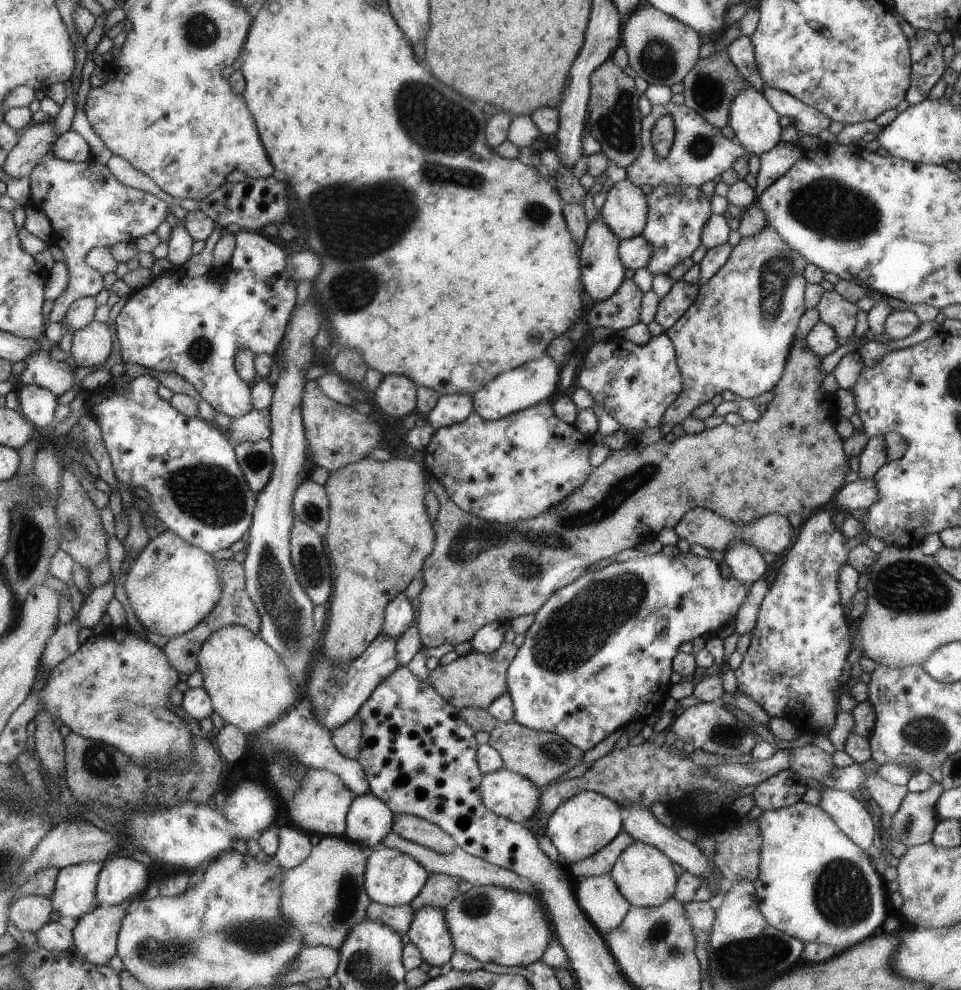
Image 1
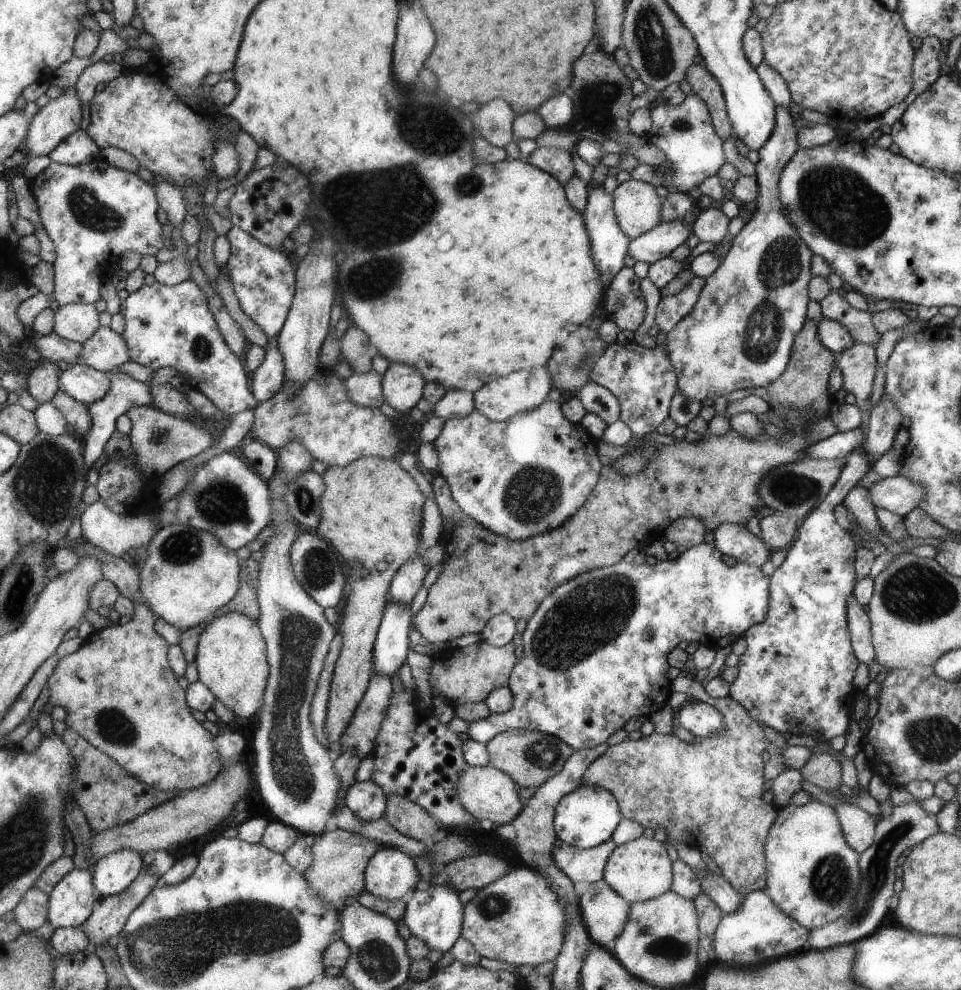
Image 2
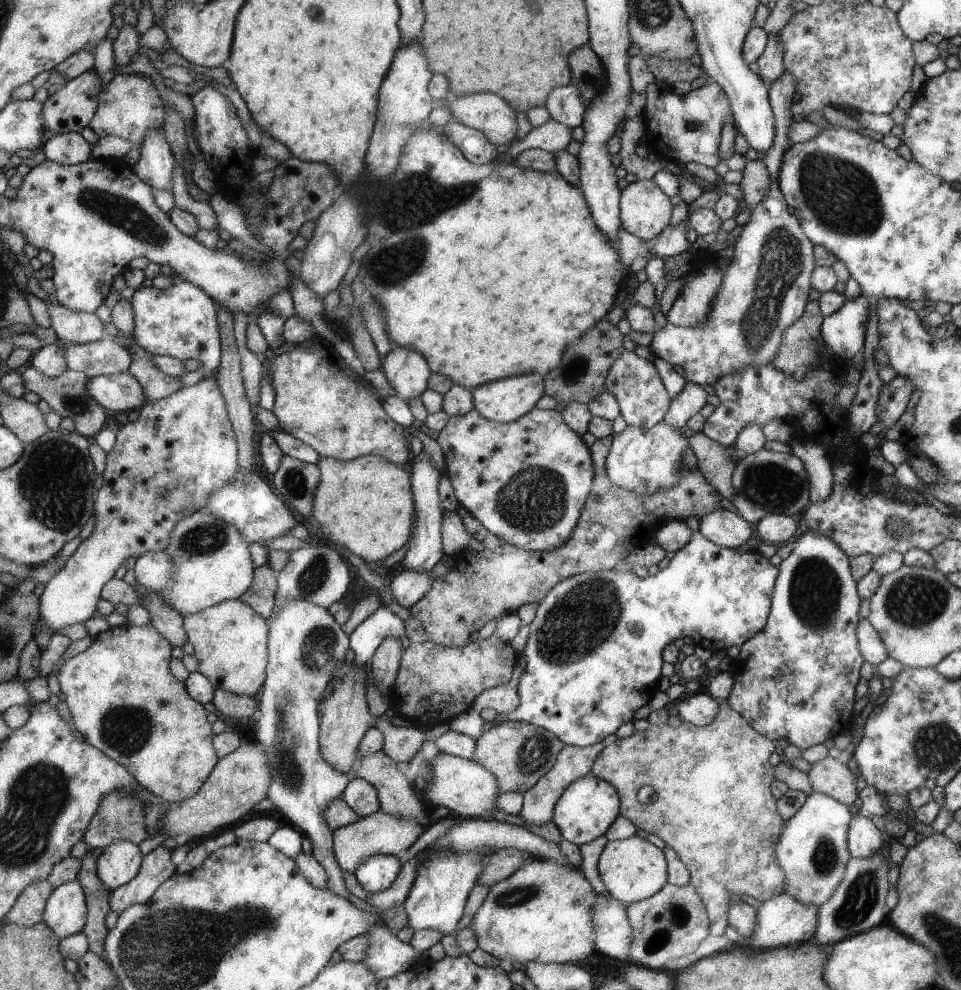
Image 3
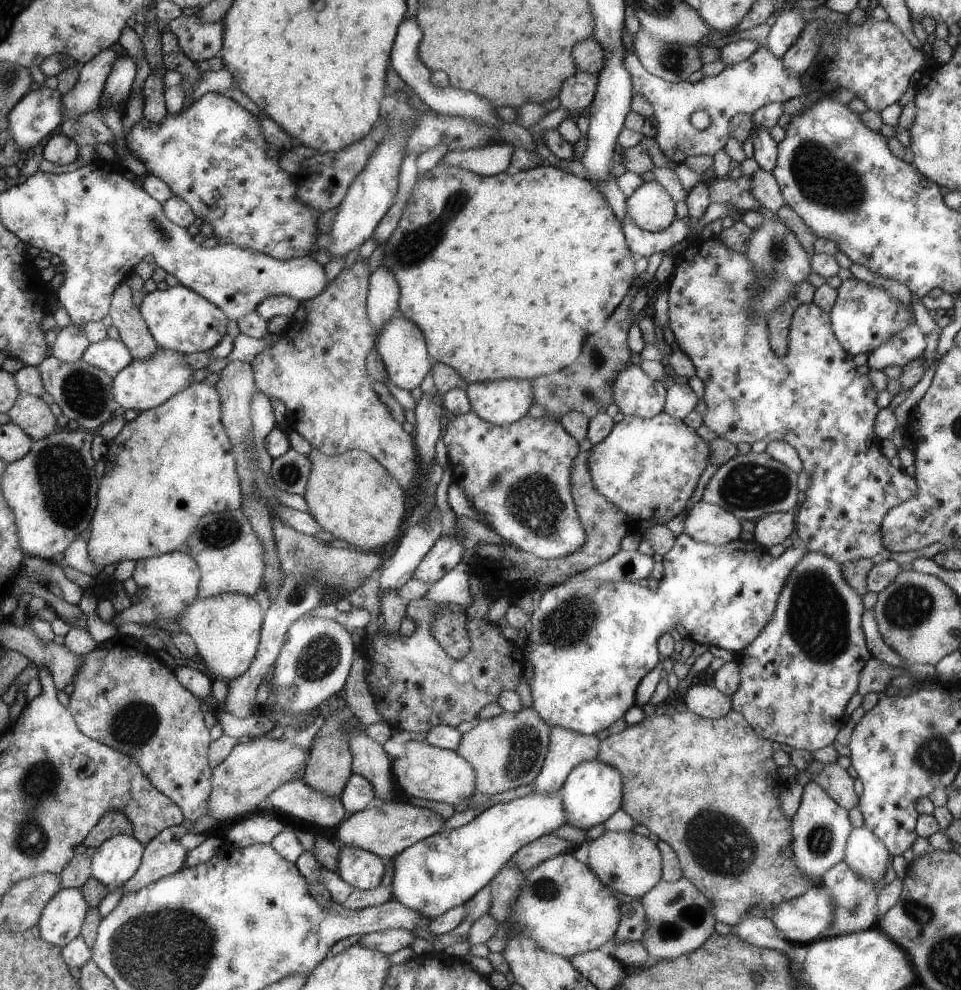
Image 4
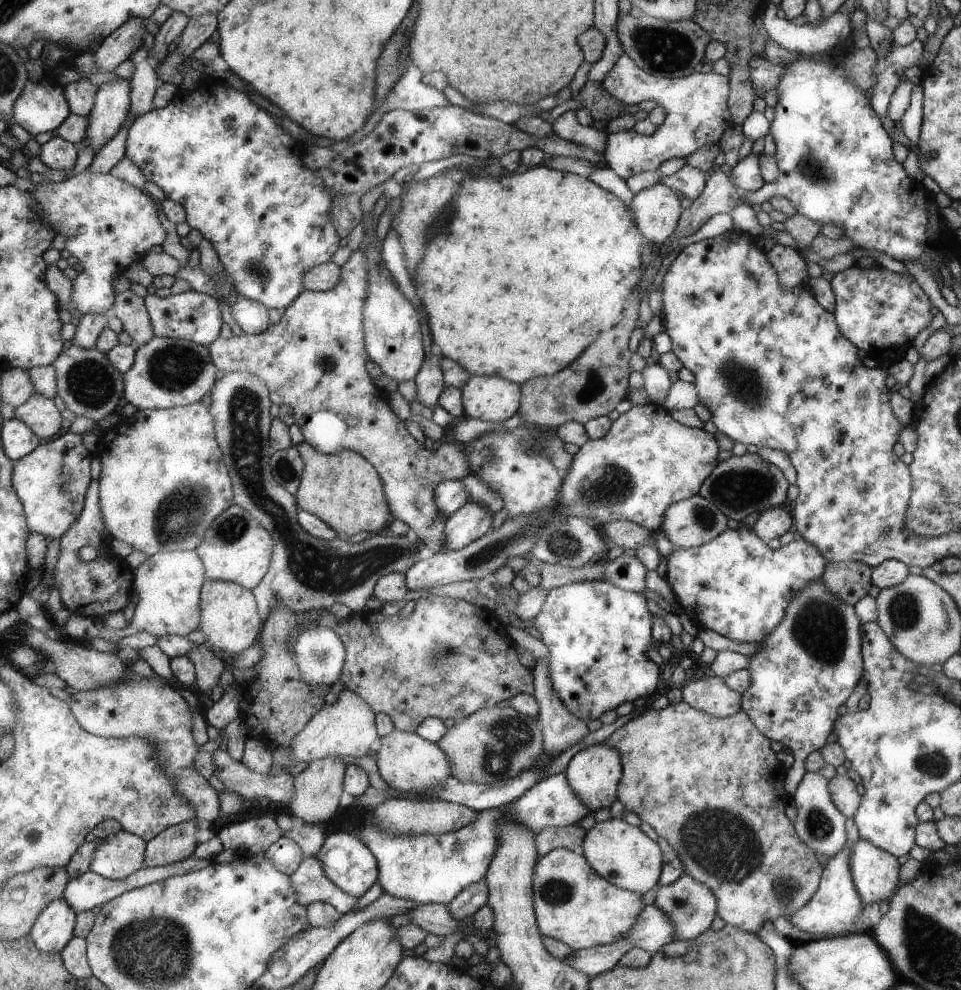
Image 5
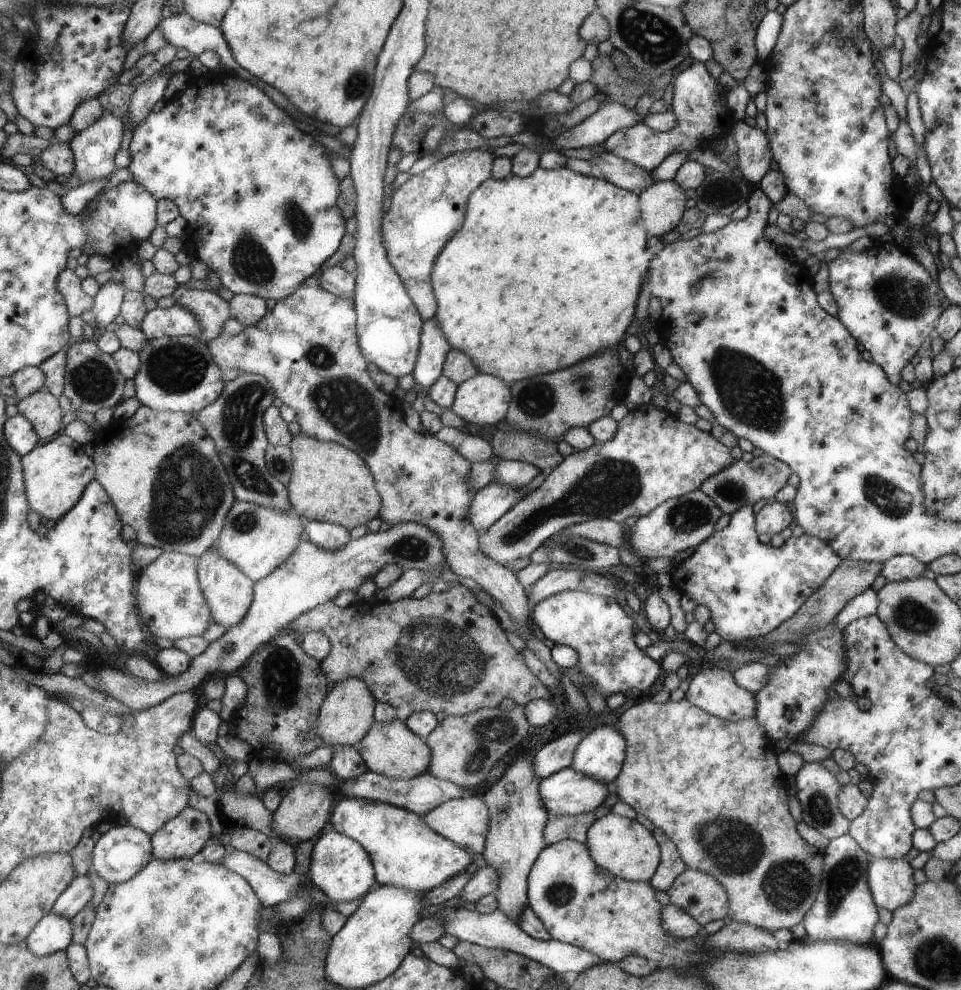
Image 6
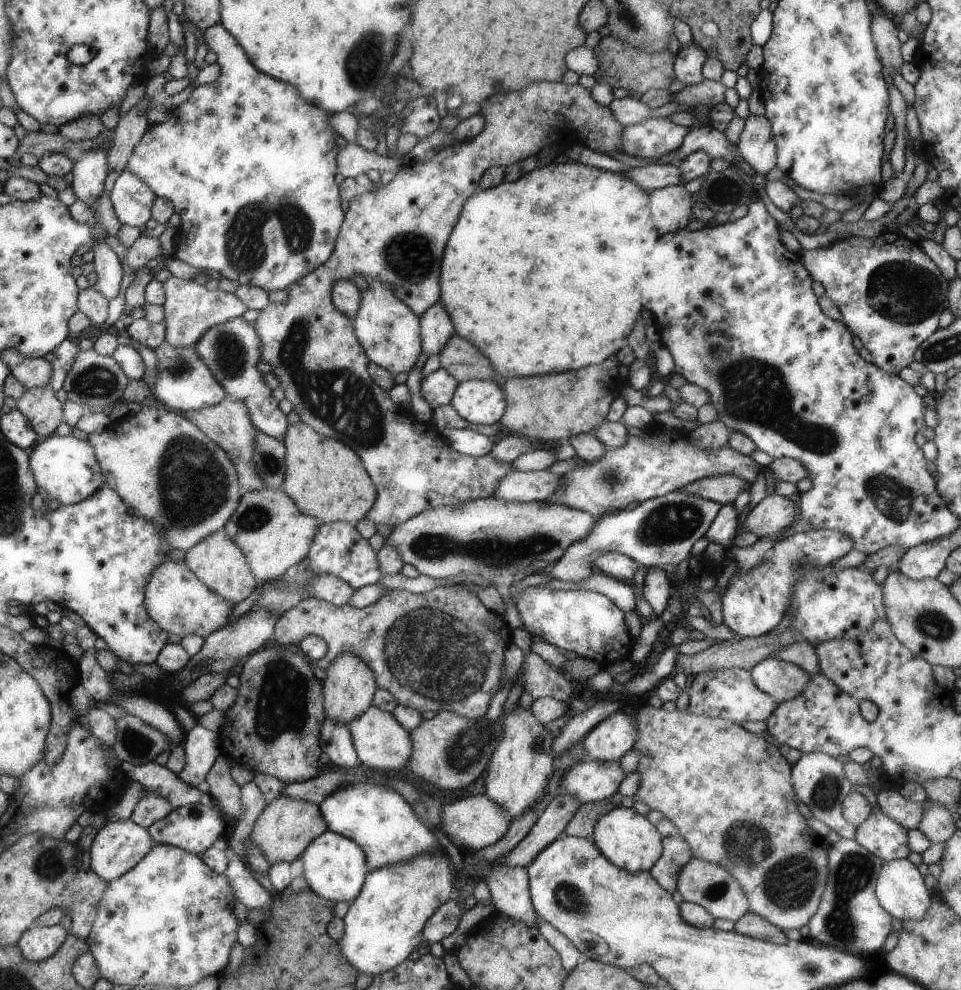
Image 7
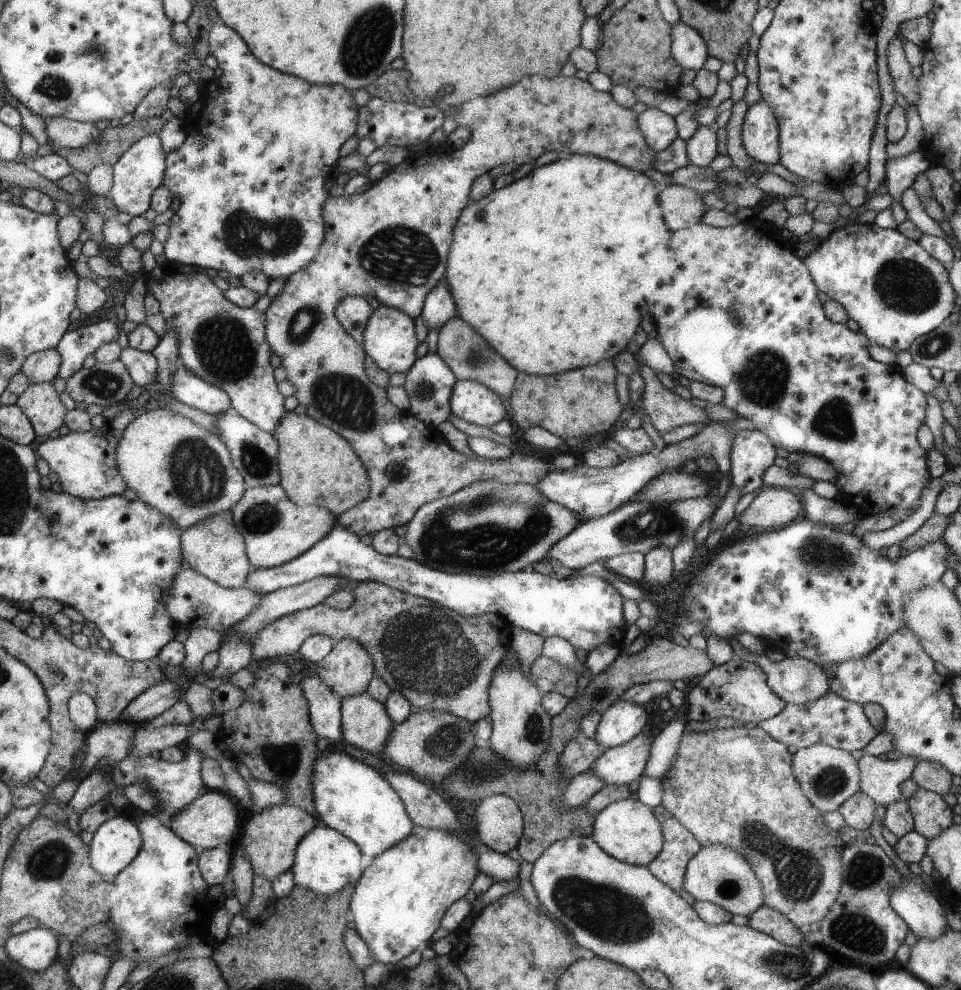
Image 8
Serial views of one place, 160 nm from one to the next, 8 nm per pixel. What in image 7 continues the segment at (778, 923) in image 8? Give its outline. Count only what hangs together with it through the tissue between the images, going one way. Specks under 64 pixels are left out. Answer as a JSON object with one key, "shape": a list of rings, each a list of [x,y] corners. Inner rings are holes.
{"shape":[[[747,911],[741,918],[734,921],[732,930],[754,939],[775,943],[776,945],[784,945],[788,941],[778,926],[751,911]]]}

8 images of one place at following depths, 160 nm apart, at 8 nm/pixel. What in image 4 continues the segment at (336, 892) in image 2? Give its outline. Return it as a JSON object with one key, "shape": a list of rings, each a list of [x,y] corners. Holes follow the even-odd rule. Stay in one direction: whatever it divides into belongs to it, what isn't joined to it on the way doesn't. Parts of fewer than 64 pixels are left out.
{"shape":[[[374,801],[366,809],[351,813],[347,820],[342,821],[335,828],[334,843],[341,846],[353,846],[377,855],[383,860],[391,860],[399,852],[415,845],[415,842],[439,833],[443,828],[444,820],[431,810],[418,808],[413,804]]]}

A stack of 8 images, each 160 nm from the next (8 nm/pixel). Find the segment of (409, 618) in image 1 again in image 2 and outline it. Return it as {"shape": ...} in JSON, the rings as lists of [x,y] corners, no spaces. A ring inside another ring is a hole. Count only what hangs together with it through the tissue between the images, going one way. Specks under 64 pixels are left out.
{"shape":[[[421,556],[407,560],[407,564],[403,564],[399,568],[390,583],[388,601],[409,605],[422,585],[422,580],[427,572],[427,564]]]}

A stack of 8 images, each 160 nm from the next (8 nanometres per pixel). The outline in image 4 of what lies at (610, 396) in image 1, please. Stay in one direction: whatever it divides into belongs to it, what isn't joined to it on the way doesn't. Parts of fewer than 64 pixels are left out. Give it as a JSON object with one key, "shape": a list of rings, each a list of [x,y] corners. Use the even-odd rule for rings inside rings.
{"shape":[[[631,364],[611,382],[611,394],[621,414],[653,418],[664,411],[667,390],[659,380],[649,378],[638,365]]]}

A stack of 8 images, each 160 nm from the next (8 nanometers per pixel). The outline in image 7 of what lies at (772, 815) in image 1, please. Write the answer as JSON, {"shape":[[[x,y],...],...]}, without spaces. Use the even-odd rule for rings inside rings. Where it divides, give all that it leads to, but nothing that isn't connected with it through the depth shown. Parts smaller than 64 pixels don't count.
{"shape":[[[822,752],[801,753],[800,758],[792,764],[791,778],[794,790],[799,793],[799,800],[804,802],[814,818],[828,826],[832,834],[836,832],[841,839],[853,839],[856,836],[856,827],[848,823],[842,815],[842,801],[853,785],[841,770],[843,765],[833,755]]]}

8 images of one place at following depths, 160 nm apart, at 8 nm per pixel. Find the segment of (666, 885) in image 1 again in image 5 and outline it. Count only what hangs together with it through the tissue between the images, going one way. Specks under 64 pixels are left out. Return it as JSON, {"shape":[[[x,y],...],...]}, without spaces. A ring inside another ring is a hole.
{"shape":[[[610,817],[605,822],[593,824],[585,832],[581,848],[583,848],[583,858],[586,858],[586,862],[590,864],[591,870],[594,870],[595,874],[598,874],[601,878],[607,879],[607,882],[610,882],[613,886],[637,894],[644,894],[653,886],[658,886],[659,874],[662,872],[661,848],[655,841],[647,838],[638,827],[630,826],[623,820]]]}

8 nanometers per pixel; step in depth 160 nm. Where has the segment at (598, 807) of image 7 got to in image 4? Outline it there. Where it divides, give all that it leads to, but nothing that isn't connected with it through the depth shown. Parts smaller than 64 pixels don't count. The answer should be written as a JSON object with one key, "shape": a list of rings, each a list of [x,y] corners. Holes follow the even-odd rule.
{"shape":[[[553,834],[543,835],[535,841],[524,845],[517,850],[509,860],[507,866],[515,866],[521,872],[527,872],[543,860],[555,857],[559,854],[571,852],[577,846],[566,842],[563,838],[557,838]]]}

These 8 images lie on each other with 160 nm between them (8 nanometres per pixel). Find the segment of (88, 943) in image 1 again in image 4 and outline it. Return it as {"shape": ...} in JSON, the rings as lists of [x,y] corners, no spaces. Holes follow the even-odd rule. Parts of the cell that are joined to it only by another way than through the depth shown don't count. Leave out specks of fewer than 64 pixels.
{"shape":[[[176,825],[163,830],[162,834],[151,840],[146,846],[140,870],[122,886],[122,894],[135,894],[145,886],[182,870],[189,852],[178,841],[187,834],[189,830],[185,826]]]}

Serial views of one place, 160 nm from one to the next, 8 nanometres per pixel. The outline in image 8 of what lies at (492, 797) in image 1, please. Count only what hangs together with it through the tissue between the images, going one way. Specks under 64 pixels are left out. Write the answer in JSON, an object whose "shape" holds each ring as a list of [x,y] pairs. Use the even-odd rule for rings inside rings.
{"shape":[[[367,692],[345,698],[342,704],[342,739],[357,749],[381,754],[391,738],[394,723],[383,703]]]}

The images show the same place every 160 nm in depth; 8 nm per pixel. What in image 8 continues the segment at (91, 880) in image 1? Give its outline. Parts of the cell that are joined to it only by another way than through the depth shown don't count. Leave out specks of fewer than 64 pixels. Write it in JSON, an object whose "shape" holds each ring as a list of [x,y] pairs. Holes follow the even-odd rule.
{"shape":[[[48,927],[13,935],[9,942],[2,945],[13,960],[35,972],[50,968],[59,954],[58,935]]]}

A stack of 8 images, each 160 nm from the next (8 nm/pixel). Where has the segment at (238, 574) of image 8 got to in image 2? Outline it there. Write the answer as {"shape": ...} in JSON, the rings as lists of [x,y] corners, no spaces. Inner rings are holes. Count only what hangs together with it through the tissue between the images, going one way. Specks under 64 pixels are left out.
{"shape":[[[229,612],[209,622],[199,640],[196,664],[200,682],[215,694],[217,700],[231,708],[235,716],[247,718],[259,711],[270,676],[270,664],[267,663],[266,642],[257,621]]]}

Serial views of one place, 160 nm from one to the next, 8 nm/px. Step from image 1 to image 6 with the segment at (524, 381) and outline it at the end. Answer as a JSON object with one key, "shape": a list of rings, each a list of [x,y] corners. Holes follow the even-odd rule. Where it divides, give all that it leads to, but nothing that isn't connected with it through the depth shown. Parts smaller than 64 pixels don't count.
{"shape":[[[477,373],[458,384],[450,410],[461,420],[477,426],[500,426],[509,412],[509,384],[485,373]]]}

